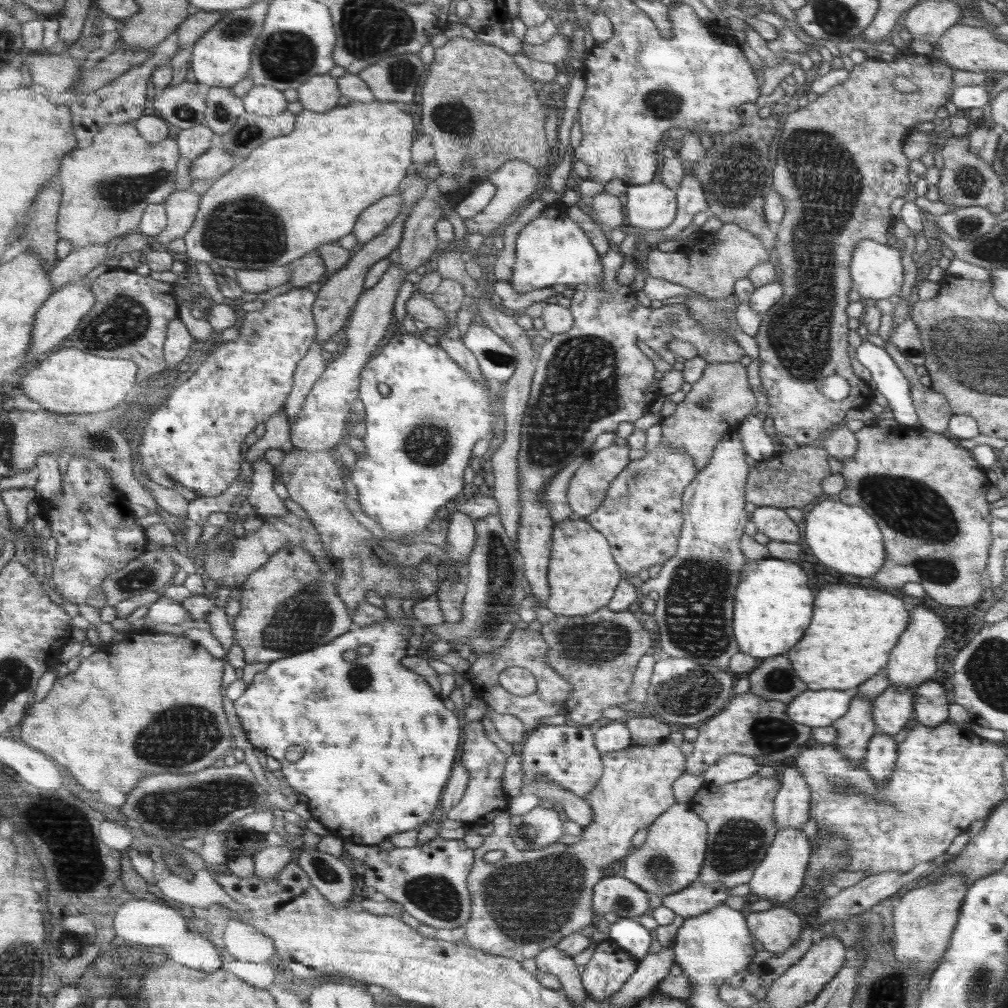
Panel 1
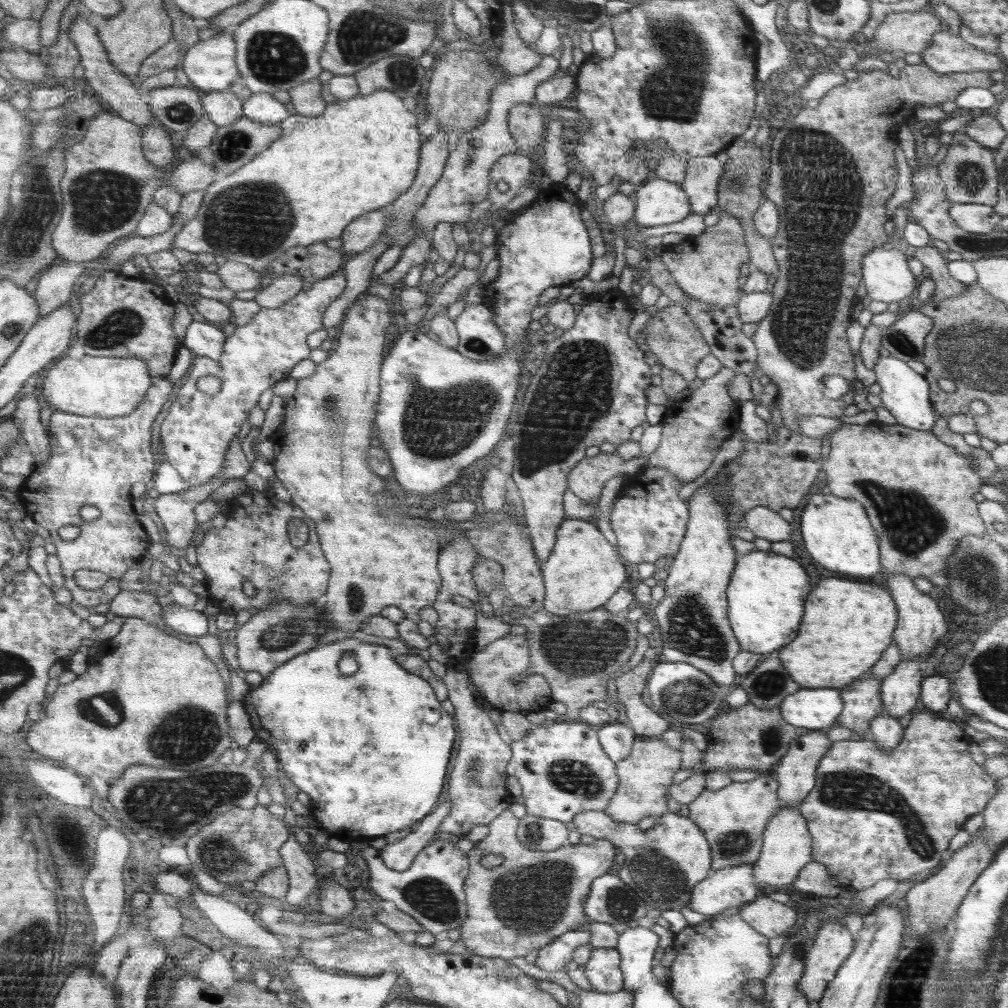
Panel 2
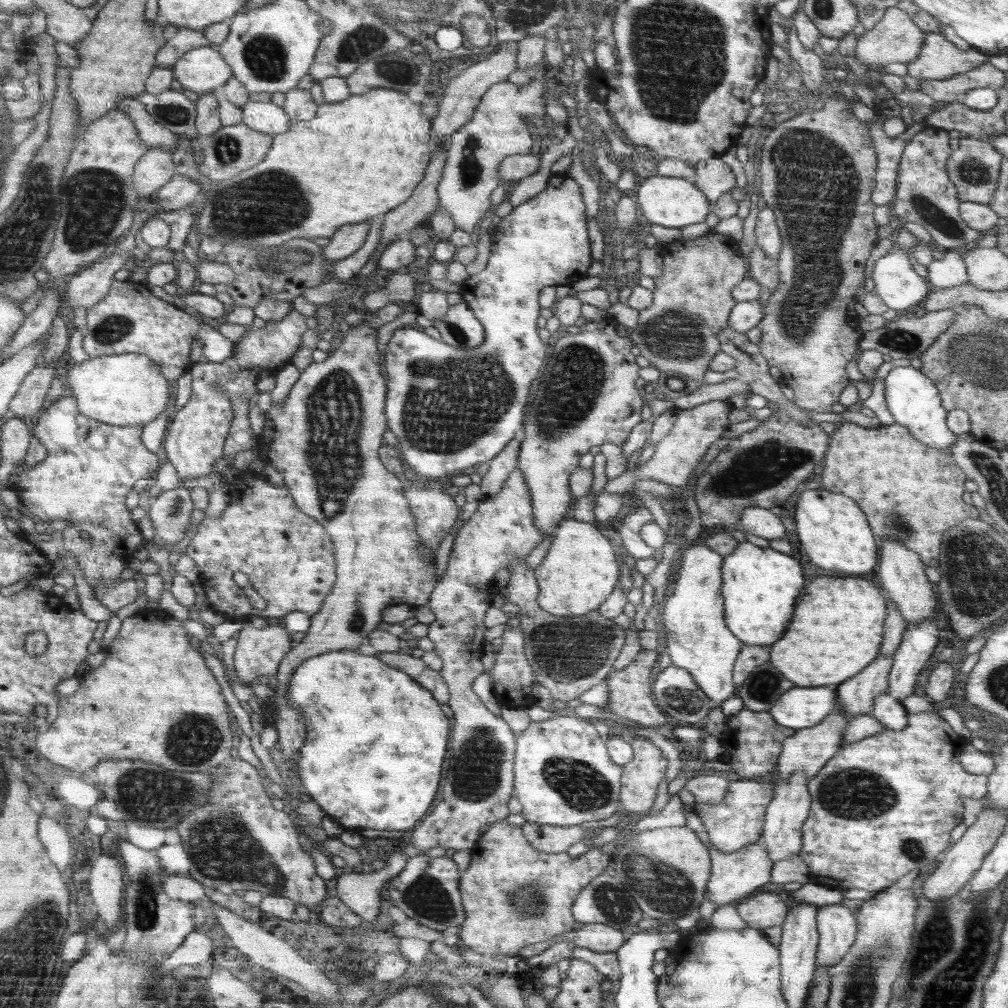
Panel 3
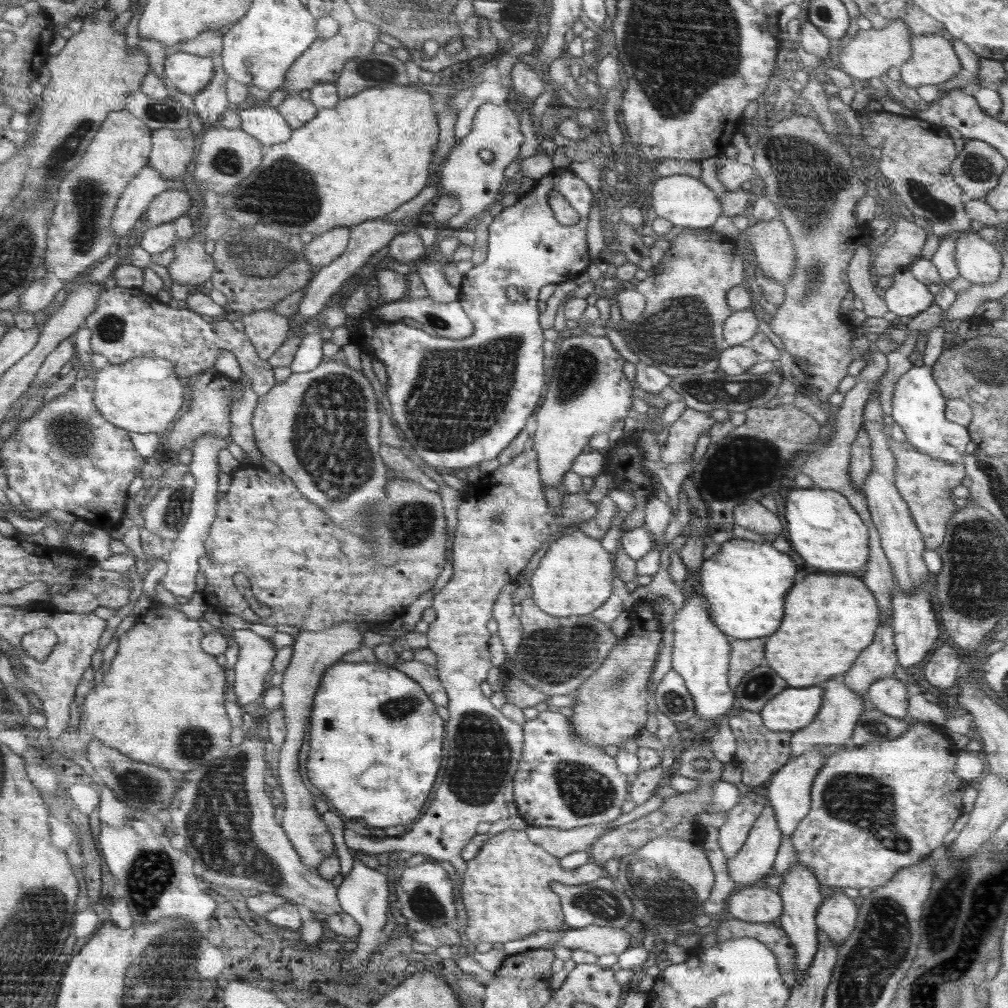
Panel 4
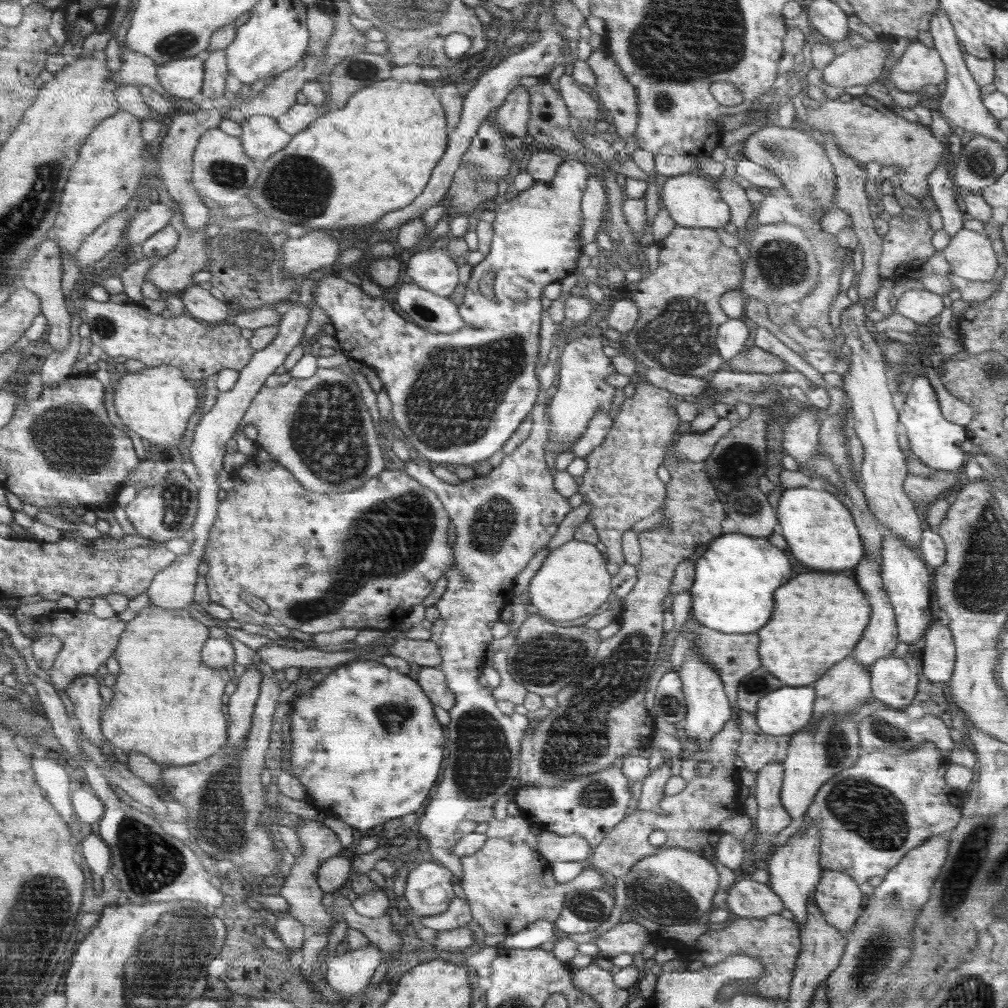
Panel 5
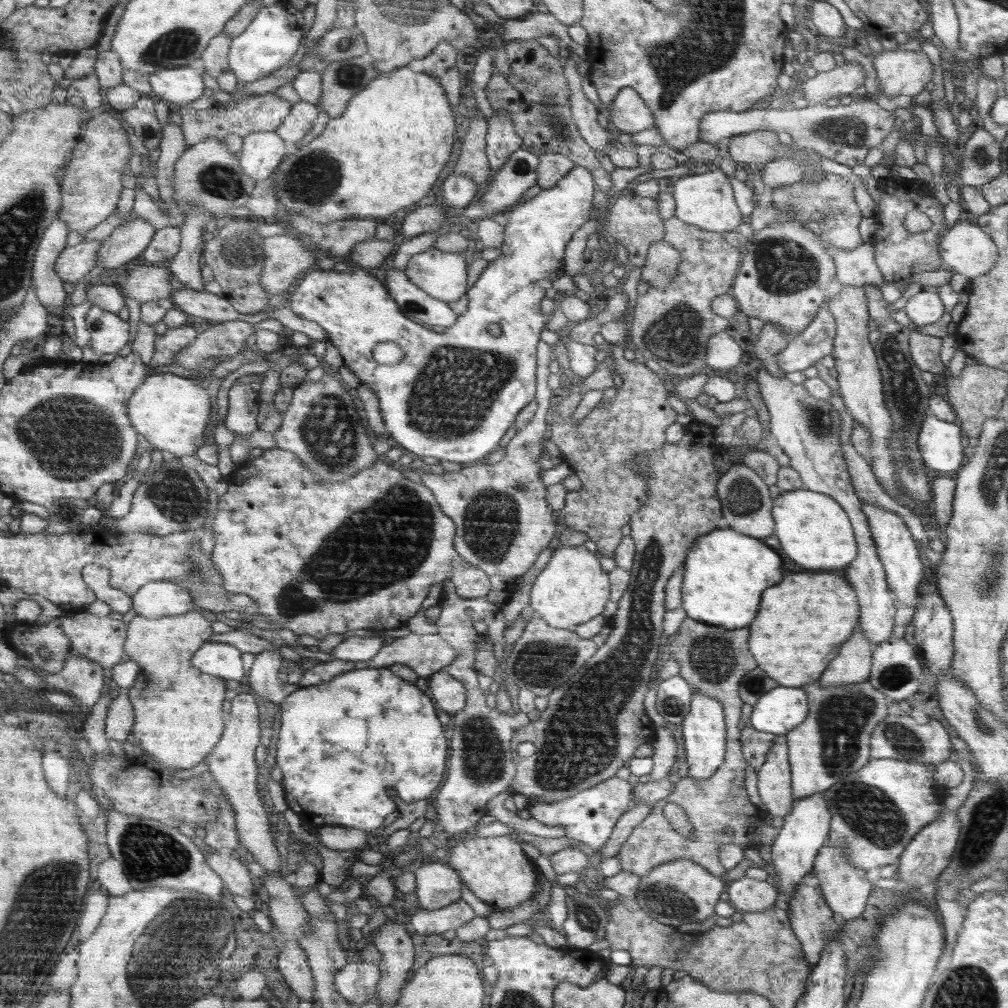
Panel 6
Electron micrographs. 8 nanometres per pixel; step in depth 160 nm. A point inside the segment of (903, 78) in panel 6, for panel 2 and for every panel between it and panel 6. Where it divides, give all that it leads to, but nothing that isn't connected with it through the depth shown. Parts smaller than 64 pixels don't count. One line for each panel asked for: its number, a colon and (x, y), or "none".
2: (947, 53)
3: (938, 59)
4: (933, 61)
5: (919, 65)

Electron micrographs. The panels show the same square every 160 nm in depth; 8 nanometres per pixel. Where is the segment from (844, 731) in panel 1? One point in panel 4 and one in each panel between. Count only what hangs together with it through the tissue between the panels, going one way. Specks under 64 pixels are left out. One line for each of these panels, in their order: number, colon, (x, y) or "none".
2: (862, 699)
3: (855, 696)
4: (879, 661)

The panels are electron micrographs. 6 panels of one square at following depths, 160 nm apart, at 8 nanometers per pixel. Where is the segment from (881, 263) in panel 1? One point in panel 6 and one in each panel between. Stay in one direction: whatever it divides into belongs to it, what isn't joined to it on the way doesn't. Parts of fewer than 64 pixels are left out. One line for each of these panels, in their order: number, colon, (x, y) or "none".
2: (887, 278)
3: (896, 283)
4: (907, 296)
5: (922, 306)
6: (925, 307)

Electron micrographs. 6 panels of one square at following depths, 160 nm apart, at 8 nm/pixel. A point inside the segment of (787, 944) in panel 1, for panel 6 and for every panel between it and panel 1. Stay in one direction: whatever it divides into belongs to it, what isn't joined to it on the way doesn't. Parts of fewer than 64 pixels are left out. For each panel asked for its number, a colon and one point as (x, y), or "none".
2: (771, 918)
3: (761, 911)
4: (751, 904)
5: (746, 898)
6: (749, 895)

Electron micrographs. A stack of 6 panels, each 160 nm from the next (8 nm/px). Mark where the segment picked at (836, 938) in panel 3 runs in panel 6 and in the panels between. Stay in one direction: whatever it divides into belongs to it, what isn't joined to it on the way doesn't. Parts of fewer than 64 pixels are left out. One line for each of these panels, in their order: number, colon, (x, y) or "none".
4: (837, 916)
5: (840, 899)
6: (846, 887)

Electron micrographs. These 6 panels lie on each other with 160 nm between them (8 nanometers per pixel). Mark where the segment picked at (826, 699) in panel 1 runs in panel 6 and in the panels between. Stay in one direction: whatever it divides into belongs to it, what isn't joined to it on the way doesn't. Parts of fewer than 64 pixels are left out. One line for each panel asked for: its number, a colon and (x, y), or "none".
2: (814, 708)
3: (801, 708)
4: (794, 708)
5: (786, 711)
6: (781, 710)

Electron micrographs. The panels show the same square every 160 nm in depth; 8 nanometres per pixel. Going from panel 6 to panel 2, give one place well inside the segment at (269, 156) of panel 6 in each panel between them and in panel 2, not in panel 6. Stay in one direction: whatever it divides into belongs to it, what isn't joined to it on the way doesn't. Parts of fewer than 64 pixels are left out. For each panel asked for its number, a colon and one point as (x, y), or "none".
2: (263, 107)
3: (265, 117)
4: (265, 123)
5: (262, 136)

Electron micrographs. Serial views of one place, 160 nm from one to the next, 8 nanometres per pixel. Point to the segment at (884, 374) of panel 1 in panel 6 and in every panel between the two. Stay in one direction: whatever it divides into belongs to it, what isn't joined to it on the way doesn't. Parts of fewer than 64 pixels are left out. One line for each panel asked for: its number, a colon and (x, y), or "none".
2: (905, 394)
3: (913, 401)
4: (918, 407)
5: (936, 441)
6: (940, 444)

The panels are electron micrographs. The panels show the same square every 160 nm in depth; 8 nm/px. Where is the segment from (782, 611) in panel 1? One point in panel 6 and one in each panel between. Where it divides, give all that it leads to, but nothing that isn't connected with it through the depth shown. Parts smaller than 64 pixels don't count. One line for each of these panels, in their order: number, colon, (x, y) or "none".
2: (766, 600)
3: (762, 585)
4: (745, 582)
5: (734, 580)
6: (725, 573)

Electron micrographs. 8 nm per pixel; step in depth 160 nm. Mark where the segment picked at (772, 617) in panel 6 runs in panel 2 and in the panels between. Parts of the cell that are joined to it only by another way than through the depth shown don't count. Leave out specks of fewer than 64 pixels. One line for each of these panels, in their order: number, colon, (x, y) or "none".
2: (849, 624)
3: (838, 629)
4: (830, 618)
5: (820, 619)

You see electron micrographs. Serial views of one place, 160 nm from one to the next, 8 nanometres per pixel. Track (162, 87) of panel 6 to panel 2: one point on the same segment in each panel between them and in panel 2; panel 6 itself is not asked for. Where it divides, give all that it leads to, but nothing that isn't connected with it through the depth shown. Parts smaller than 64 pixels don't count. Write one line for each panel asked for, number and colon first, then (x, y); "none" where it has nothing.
2: (211, 65)
3: (204, 69)
4: (189, 73)
5: (182, 78)

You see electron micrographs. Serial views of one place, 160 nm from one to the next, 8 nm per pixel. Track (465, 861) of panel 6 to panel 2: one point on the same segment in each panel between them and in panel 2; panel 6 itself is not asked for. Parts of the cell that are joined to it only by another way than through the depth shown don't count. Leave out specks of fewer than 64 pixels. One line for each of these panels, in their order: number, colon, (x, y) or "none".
2: (533, 897)
3: (515, 896)
4: (507, 892)
5: (508, 885)

